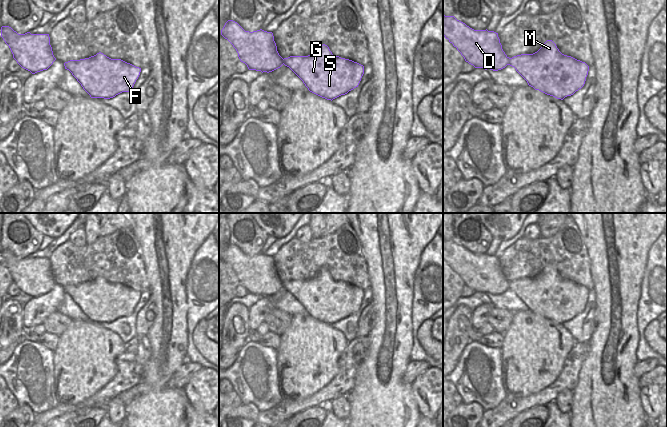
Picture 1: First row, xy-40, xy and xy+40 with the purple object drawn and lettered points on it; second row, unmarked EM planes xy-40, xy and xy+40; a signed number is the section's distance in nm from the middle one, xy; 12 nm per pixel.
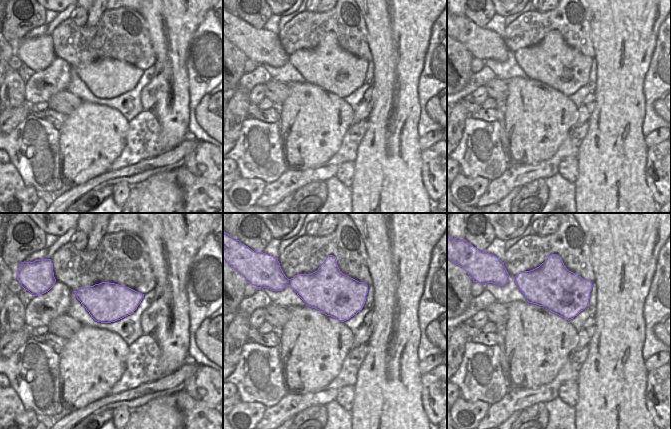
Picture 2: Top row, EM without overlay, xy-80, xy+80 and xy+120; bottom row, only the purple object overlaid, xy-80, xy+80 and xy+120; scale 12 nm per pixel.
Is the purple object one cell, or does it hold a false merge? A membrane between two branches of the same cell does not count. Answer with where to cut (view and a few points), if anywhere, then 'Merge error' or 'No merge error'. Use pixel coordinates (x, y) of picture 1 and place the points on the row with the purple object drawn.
Split along xy+40 (510, 58), (508, 64). Merge error

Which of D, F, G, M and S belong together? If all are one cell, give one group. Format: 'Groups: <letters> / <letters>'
Groups: D / F G M S

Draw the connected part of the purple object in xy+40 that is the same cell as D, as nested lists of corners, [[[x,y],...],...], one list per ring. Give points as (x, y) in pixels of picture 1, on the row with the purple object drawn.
[[[443,15],[443,35],[475,68],[498,71],[509,65],[498,33],[474,30],[454,16]]]

